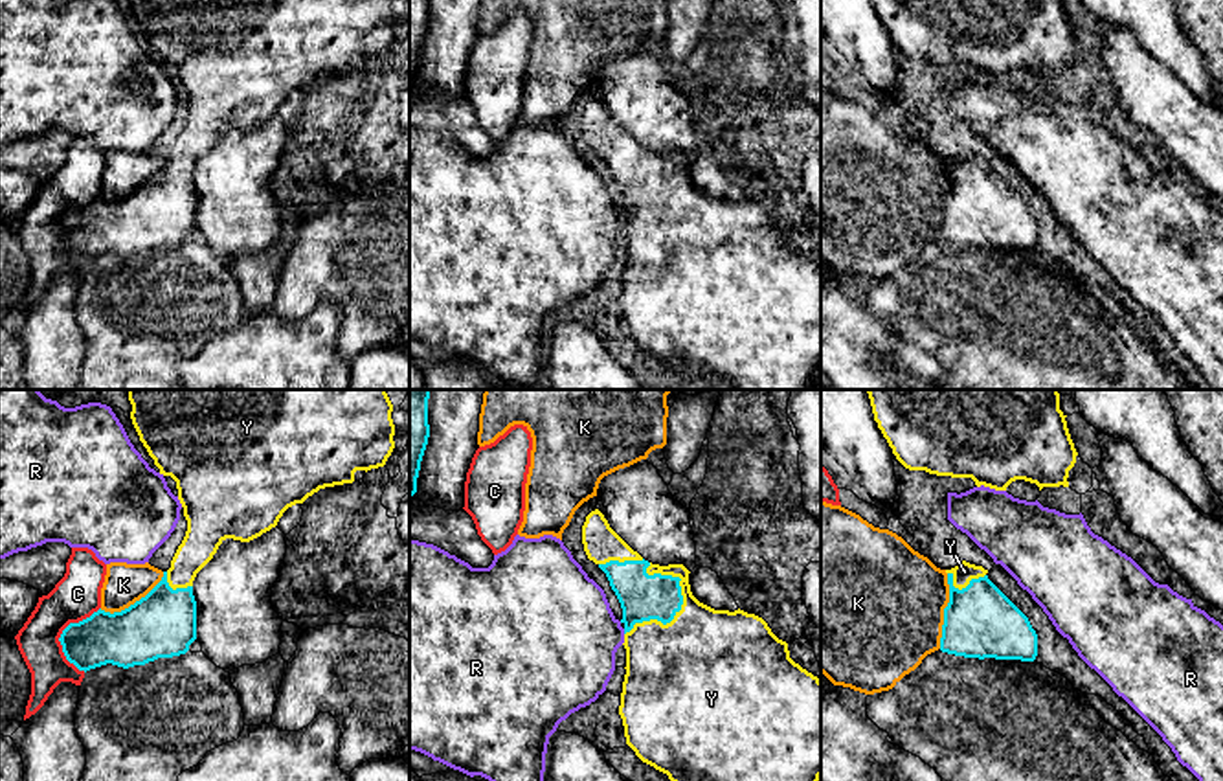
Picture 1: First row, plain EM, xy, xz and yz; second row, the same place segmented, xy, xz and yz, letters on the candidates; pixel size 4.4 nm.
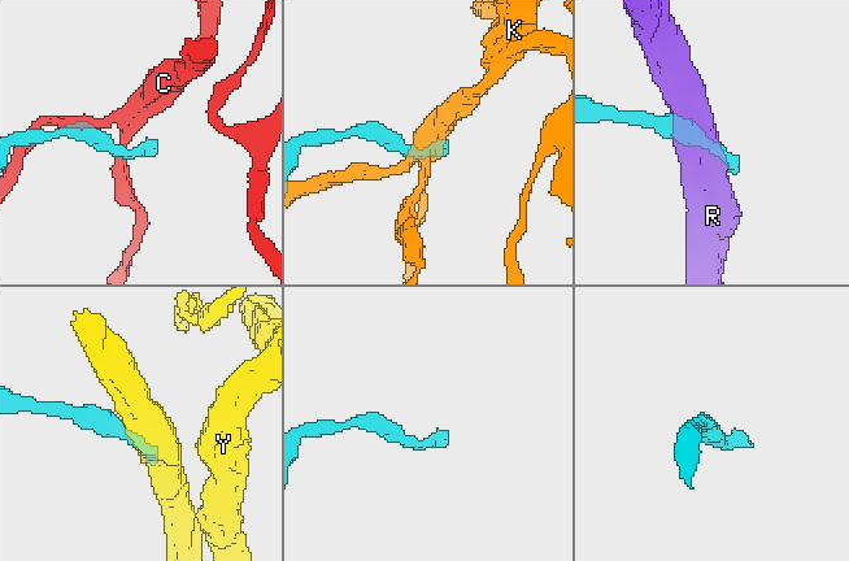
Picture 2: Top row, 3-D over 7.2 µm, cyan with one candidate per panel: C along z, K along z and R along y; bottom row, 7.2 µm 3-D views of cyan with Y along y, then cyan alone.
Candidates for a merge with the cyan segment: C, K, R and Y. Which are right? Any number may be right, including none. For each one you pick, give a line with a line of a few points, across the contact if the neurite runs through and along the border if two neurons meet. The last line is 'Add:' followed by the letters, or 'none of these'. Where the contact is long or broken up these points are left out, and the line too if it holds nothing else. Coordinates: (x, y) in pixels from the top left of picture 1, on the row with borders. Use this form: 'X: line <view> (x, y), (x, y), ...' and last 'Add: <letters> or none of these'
Add: Y

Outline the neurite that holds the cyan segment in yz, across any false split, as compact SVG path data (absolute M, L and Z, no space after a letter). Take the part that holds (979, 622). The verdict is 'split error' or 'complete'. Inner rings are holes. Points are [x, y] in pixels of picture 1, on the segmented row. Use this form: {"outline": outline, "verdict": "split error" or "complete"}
{"outline": "M962 560L946 573L949 603L944 608L942 652L979 660L1036 660L1036 630L988 579L988 570Z", "verdict": "split error"}

